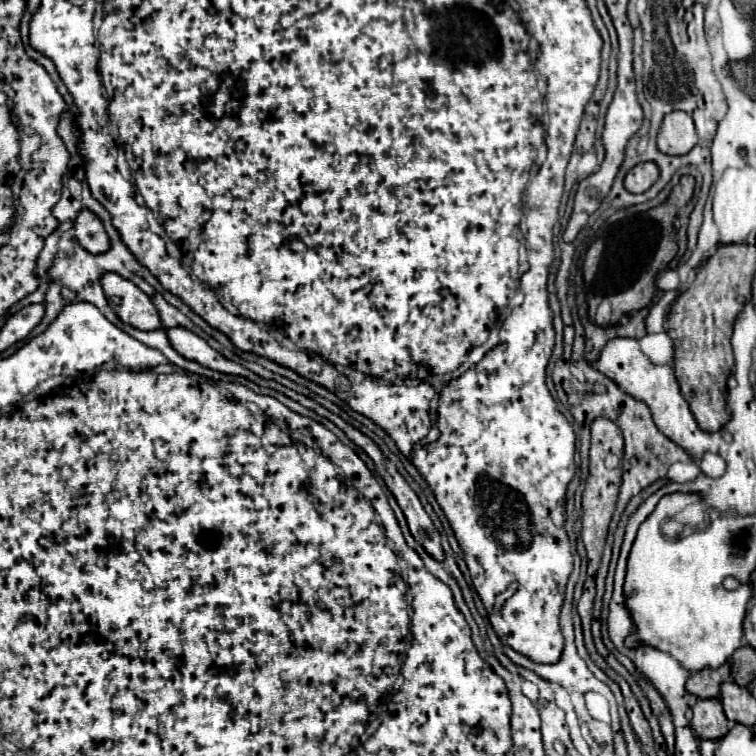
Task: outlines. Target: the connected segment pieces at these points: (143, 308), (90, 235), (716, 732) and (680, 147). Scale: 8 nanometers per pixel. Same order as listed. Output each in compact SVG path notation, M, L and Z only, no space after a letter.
M114 272L102 274L100 284L110 308L118 314L124 324L130 324L138 330L160 328L160 318L152 300L136 284Z
M86 208L82 212L78 212L78 216L74 220L74 236L80 242L80 246L92 254L102 254L110 246L108 234L106 234L100 218Z
M698 698L692 706L692 728L702 740L720 740L728 732L728 720L718 698Z
M670 112L664 116L656 144L664 154L686 154L698 142L694 122L686 112Z

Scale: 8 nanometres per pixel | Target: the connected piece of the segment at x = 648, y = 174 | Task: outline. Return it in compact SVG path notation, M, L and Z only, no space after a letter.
M642 162L636 164L632 170L628 170L624 178L624 188L632 194L640 194L648 190L658 178L658 166L654 162Z

